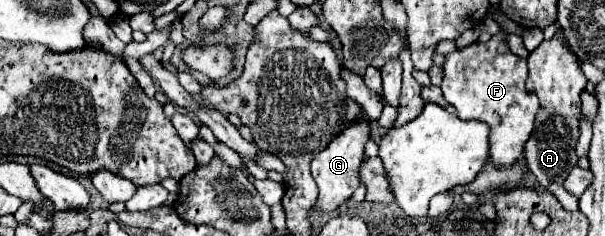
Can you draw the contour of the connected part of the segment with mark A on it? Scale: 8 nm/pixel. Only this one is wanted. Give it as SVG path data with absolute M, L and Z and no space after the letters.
M559 27L555 37L549 41L543 41L535 51L527 57L529 63L529 77L527 77L527 89L535 91L541 109L535 119L535 129L525 145L525 159L529 165L529 171L537 177L539 185L547 191L551 191L559 203L567 211L579 211L579 199L563 189L563 177L571 171L571 167L577 165L575 155L575 143L579 139L579 117L581 117L581 91L585 89L585 75L581 71L581 65L577 57L569 51L565 31Z

